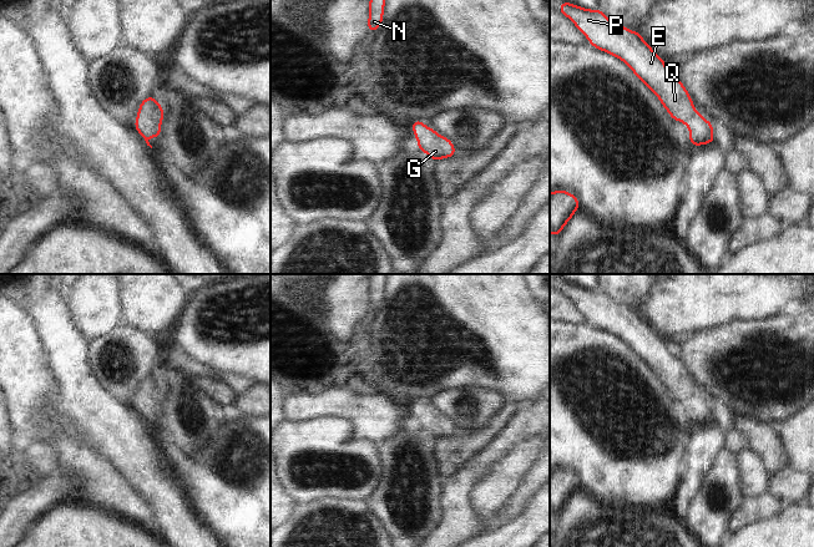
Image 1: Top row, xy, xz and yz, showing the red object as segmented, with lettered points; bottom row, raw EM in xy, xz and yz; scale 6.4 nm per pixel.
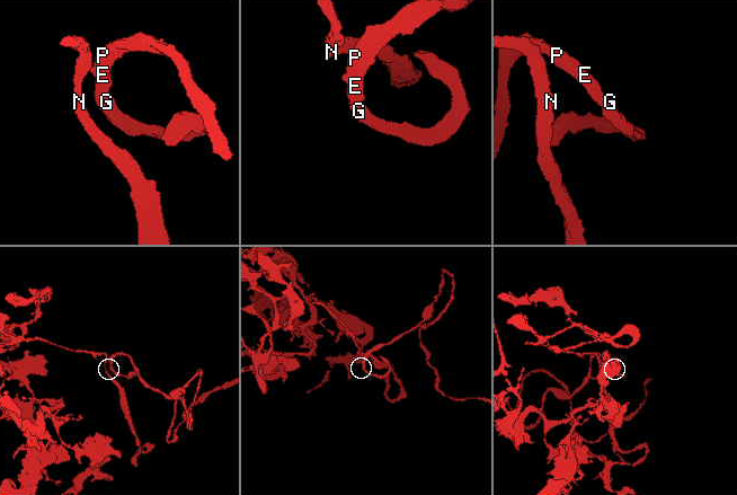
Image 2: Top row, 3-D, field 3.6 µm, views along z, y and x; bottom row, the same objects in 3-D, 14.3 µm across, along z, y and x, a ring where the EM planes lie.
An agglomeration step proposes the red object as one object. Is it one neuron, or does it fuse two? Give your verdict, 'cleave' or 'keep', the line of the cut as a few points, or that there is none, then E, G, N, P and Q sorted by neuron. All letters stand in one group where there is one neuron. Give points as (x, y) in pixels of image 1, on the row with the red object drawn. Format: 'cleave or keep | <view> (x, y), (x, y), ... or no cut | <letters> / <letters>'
keep | no cut | E G N P Q

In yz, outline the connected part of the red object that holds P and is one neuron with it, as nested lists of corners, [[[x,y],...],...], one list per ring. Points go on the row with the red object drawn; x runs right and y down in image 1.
[[[563,0],[558,12],[567,16],[593,47],[622,60],[657,95],[672,120],[689,128],[689,146],[714,142],[714,126],[696,111],[681,80],[668,71],[664,60],[639,32],[615,24],[598,7],[587,10]]]

